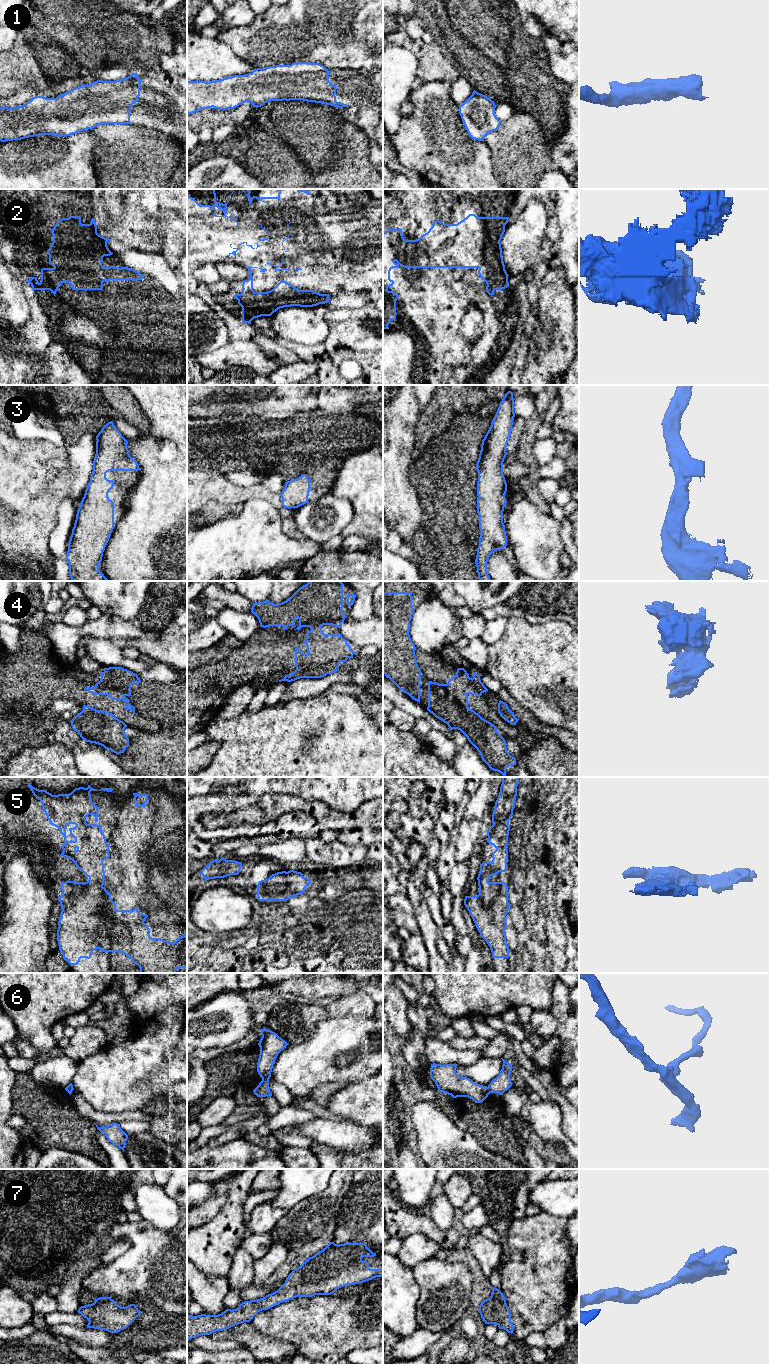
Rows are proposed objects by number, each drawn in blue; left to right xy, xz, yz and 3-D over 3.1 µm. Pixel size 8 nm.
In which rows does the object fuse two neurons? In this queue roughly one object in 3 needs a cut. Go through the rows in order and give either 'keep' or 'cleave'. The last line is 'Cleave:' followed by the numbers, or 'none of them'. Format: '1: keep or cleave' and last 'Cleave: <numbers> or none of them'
1: keep
2: keep
3: keep
4: keep
5: keep
6: cleave
7: keep
Cleave: 6

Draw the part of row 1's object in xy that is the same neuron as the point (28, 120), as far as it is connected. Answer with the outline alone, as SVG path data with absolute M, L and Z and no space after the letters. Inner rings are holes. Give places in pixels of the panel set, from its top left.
M137 73L116 81L97 80L89 85L81 85L56 98L35 96L19 107L0 107L0 141L21 140L39 135L70 136L84 130L92 130L102 124L131 124L130 110L140 96L141 79Z

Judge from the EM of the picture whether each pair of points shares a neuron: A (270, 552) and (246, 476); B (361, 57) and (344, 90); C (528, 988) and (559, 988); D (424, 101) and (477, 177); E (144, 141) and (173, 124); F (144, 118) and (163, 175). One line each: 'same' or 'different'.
A: different
B: different
C: different
D: same
E: different
F: different

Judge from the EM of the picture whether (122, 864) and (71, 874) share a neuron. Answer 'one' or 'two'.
one

